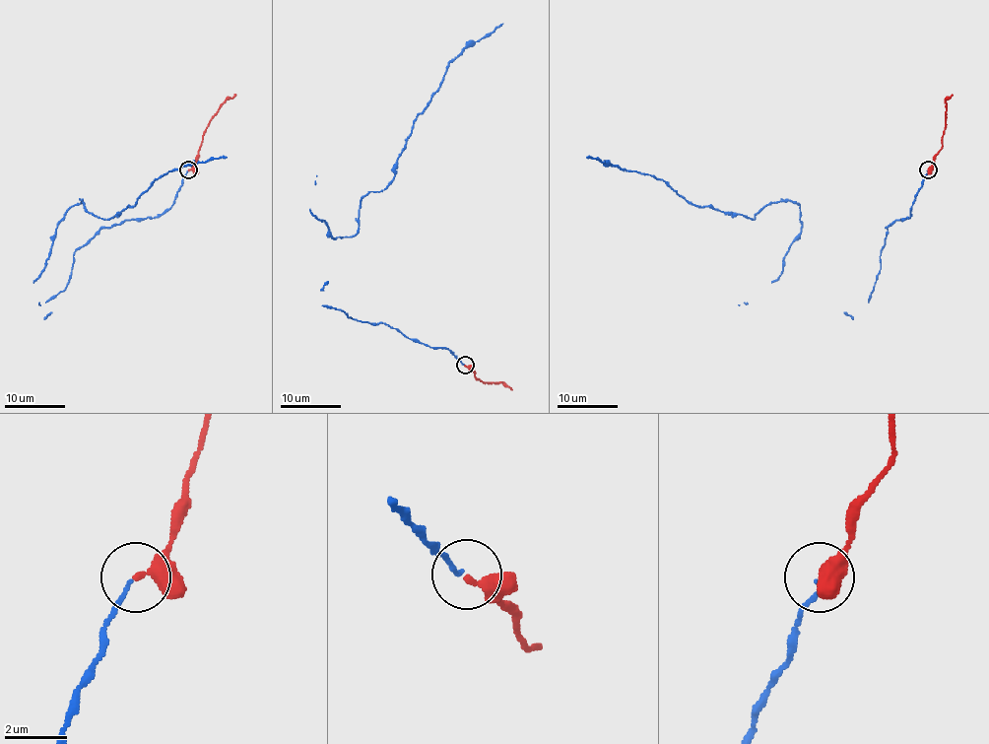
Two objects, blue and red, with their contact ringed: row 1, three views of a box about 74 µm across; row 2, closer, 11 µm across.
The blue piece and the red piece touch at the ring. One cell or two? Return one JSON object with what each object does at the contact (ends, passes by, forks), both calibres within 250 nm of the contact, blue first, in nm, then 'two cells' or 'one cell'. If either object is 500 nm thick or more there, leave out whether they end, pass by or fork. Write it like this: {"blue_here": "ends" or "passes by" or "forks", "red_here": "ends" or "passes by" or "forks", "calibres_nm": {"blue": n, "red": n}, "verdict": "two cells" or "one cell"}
{"blue_here": "ends", "red_here": "ends", "calibres_nm": {"blue": 110, "red": 320}, "verdict": "one cell"}

